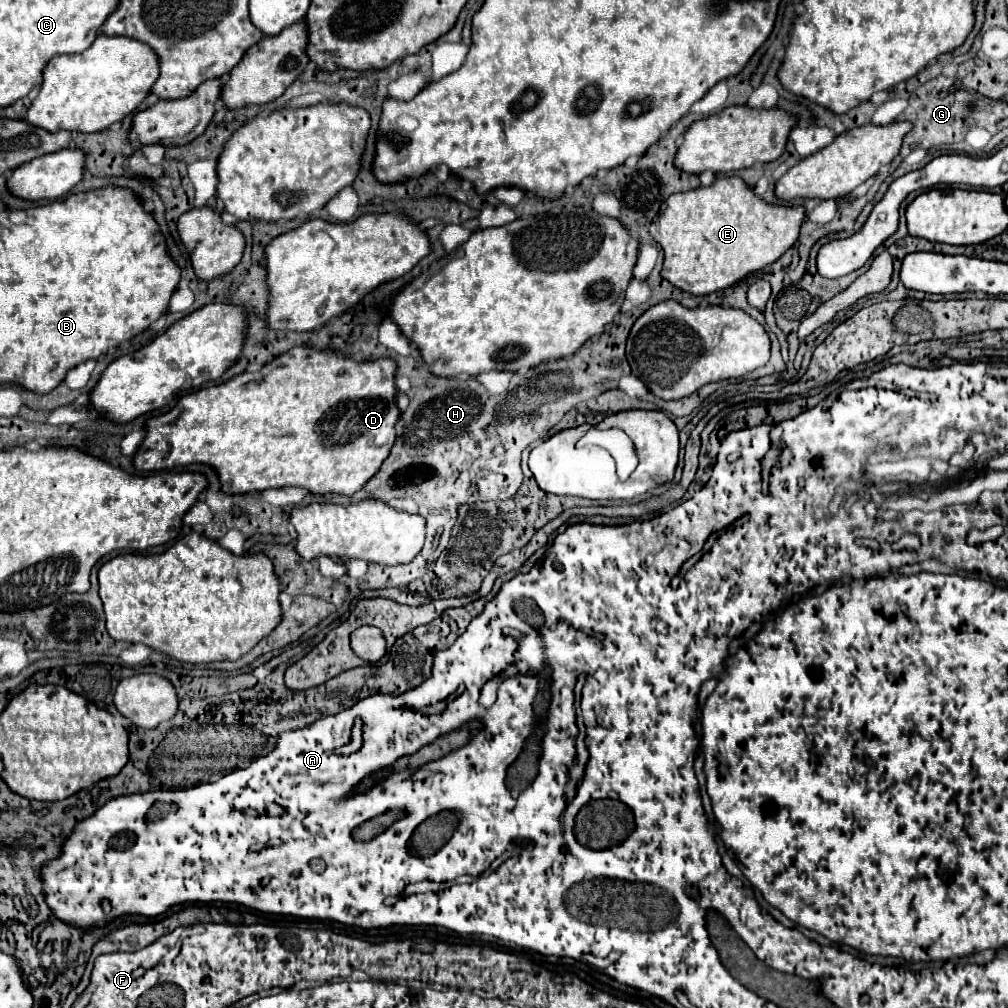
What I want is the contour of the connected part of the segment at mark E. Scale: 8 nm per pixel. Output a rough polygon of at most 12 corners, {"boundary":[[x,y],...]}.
{"boundary":[[742,177],[670,195],[662,277],[710,295],[778,261],[804,205]]}

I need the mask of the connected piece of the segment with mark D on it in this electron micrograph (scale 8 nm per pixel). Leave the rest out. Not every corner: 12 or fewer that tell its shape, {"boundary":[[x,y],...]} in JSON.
{"boundary":[[294,347],[146,423],[144,471],[354,495],[396,361]]}

